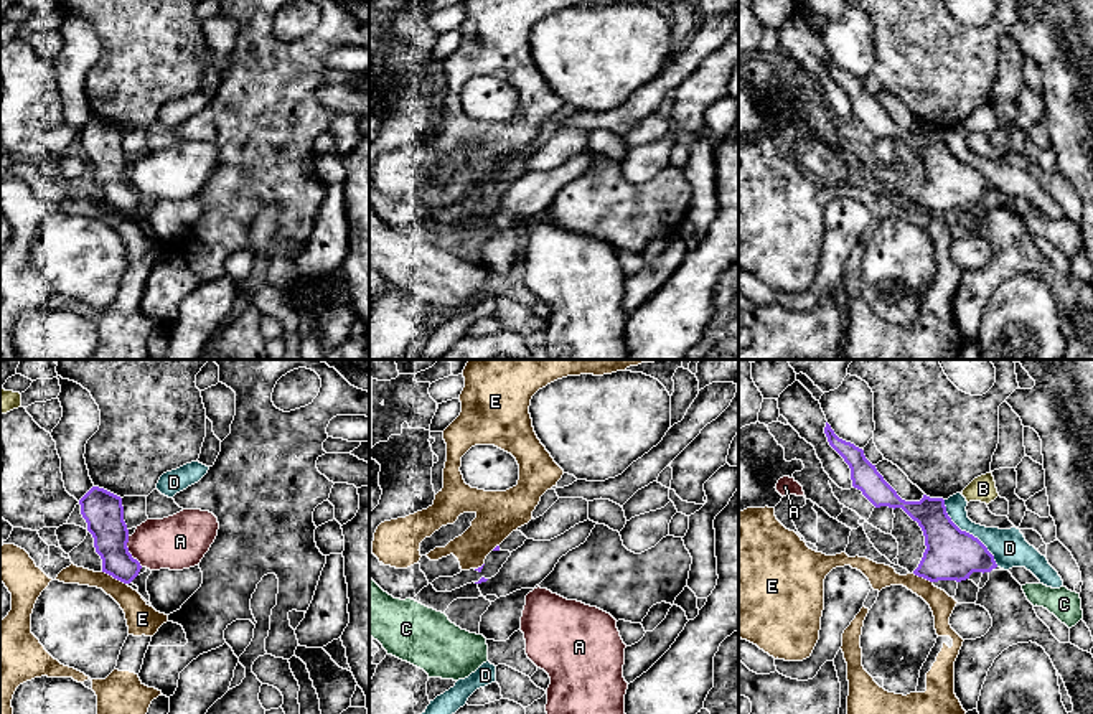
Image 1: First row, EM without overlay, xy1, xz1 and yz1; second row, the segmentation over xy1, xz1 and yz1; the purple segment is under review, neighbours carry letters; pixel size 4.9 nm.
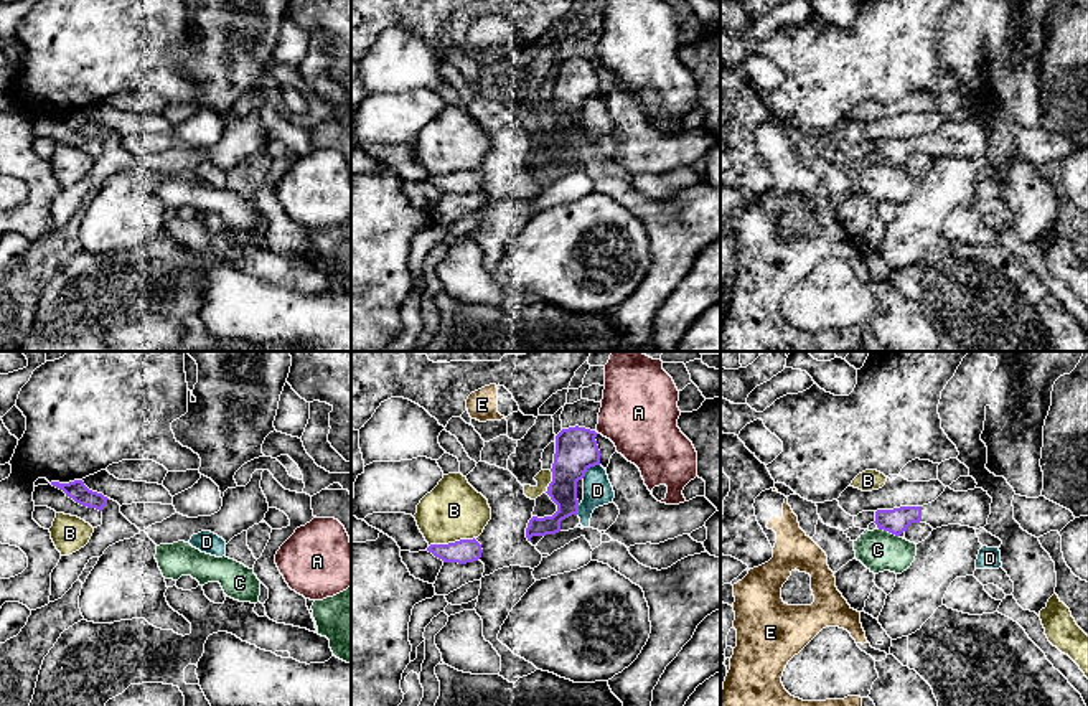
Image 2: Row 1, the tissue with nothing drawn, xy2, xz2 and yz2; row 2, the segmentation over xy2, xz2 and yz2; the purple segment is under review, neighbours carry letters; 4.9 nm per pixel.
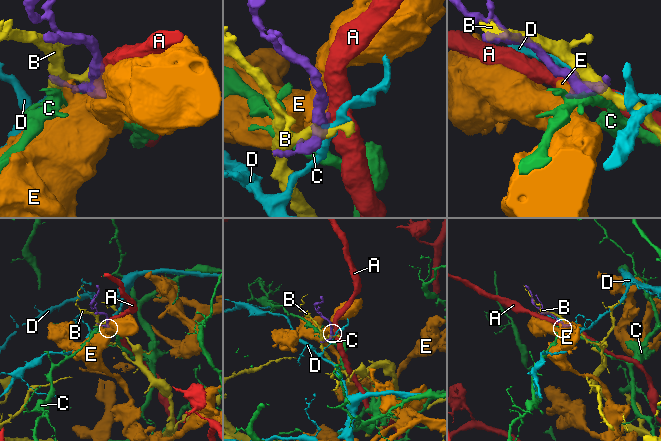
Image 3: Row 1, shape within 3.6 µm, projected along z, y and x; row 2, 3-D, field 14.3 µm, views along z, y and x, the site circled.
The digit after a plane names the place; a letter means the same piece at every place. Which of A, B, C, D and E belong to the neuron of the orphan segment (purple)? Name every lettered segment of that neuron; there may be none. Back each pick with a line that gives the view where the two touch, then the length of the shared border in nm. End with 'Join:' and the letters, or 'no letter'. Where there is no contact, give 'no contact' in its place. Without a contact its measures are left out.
Join: no letter

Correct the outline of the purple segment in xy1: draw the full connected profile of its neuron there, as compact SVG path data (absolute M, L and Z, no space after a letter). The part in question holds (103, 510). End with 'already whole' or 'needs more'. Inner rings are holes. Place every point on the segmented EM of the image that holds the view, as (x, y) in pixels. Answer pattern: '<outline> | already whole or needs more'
M92 486L81 500L81 514L94 538L96 552L102 559L102 572L130 584L142 566L129 552L129 529L124 521L122 498Z | already whole

